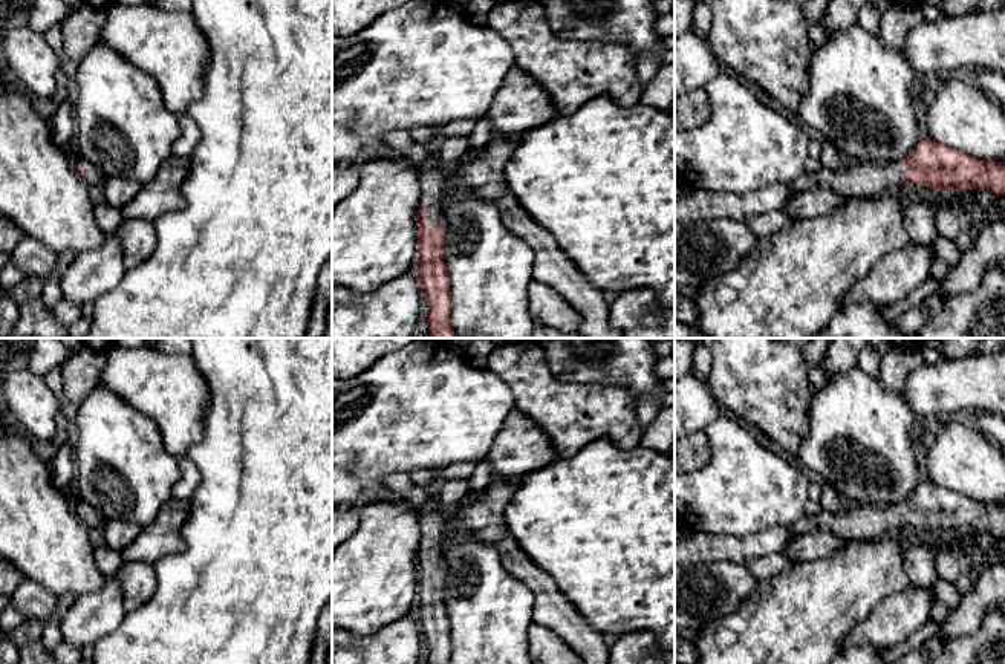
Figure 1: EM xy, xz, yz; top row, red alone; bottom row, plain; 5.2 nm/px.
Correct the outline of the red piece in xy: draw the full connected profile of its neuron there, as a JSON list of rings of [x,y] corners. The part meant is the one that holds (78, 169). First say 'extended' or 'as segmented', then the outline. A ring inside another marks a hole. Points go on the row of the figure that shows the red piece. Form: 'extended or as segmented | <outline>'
extended | [[[83,156],[80,158],[78,164],[75,165],[75,173],[87,185],[102,184],[106,179],[102,171],[95,164],[92,164],[89,159]]]

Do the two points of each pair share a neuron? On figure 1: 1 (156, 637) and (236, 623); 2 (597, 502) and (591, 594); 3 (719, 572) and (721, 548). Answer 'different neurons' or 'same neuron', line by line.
1: same neuron
2: same neuron
3: different neurons

